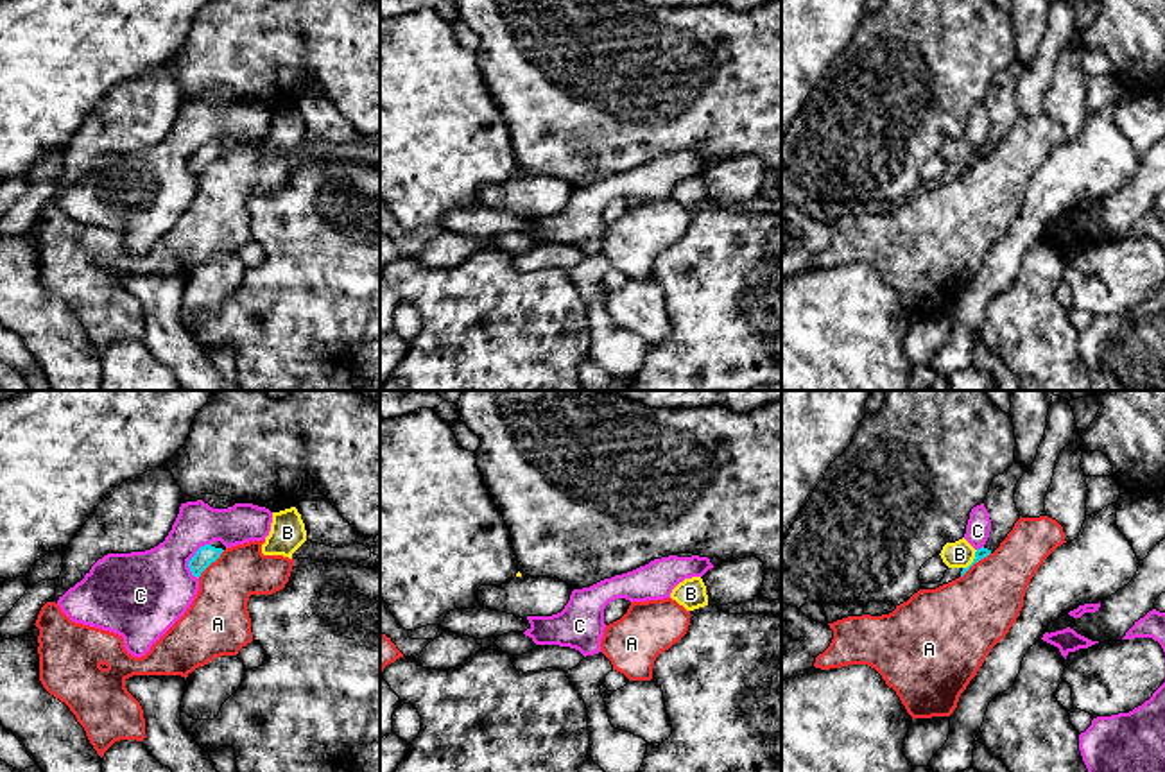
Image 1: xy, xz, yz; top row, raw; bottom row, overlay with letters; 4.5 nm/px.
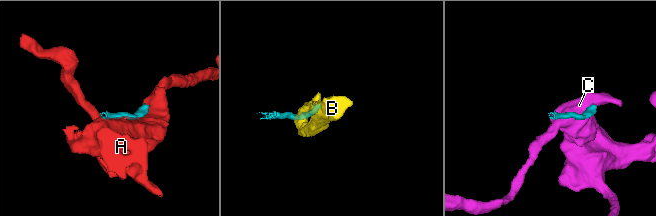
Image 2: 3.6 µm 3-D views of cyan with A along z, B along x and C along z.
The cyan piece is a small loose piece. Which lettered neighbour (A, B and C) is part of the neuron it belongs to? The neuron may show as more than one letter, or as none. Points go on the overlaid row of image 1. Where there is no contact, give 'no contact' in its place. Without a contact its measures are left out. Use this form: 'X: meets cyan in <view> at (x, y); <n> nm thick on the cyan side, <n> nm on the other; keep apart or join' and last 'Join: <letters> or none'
A: meets cyan in xy at (210, 563); 90 nm thick on the cyan side, 260 nm on the other; keep apart
B: meets cyan in yz at (974, 561); 50 nm thick on the cyan side, 120 nm on the other; keep apart
C: meets cyan in xy at (190, 559); 90 nm thick on the cyan side, 360 nm on the other; keep apart
Join: none

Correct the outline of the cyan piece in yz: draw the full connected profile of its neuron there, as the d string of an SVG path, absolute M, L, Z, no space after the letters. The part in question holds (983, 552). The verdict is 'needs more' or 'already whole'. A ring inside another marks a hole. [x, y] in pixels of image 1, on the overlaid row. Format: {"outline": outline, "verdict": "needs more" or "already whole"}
{"outline": "M1013 462L1004 475L993 478L989 493L984 498L984 507L989 512L991 530L986 545L975 552L975 559L968 568L962 568L961 577L980 559L993 553L1000 543L1013 530L1020 519L1020 512L1014 503L1014 491L1018 480L1027 473L1027 467Z", "verdict": "needs more"}

